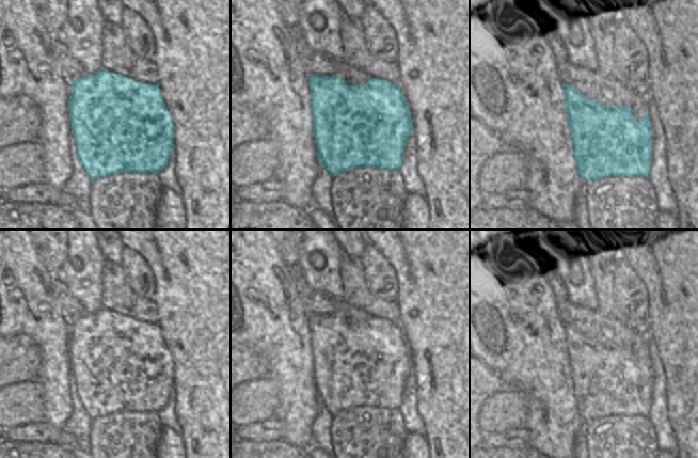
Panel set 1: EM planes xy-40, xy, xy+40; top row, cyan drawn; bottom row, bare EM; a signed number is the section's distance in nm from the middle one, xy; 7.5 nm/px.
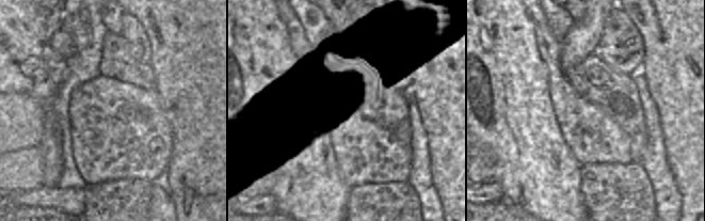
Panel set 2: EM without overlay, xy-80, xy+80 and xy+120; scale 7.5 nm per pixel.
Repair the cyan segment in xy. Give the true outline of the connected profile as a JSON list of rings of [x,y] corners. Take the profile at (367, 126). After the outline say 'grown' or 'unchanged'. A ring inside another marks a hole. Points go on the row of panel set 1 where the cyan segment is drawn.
[[[312,76],[308,85],[317,156],[332,178],[354,168],[401,169],[413,120],[398,84],[371,78],[363,86],[350,86],[339,76]]] | unchanged

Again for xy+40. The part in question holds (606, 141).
[[[543,57],[548,88],[554,102],[567,109],[573,156],[583,180],[596,180],[608,176],[640,176],[648,178],[652,160],[652,124],[648,110],[640,121],[633,120],[630,106],[604,106],[583,95],[577,89],[560,80],[553,59]]] | grown

